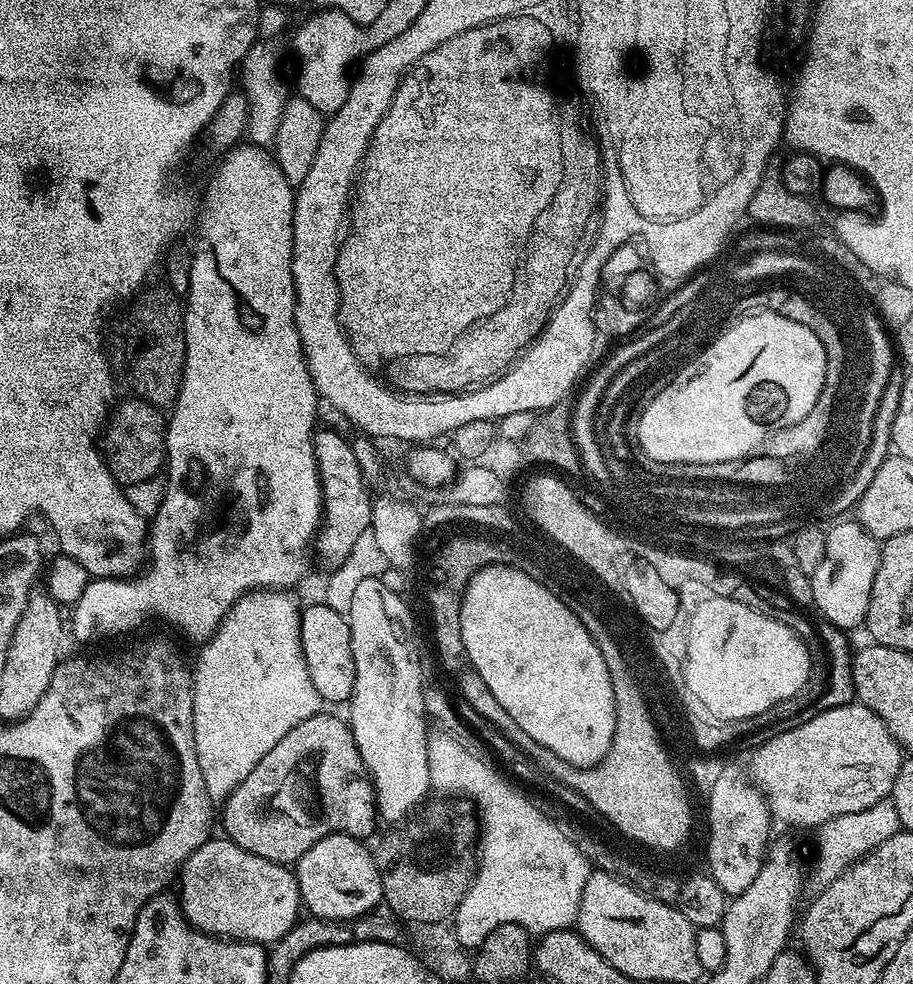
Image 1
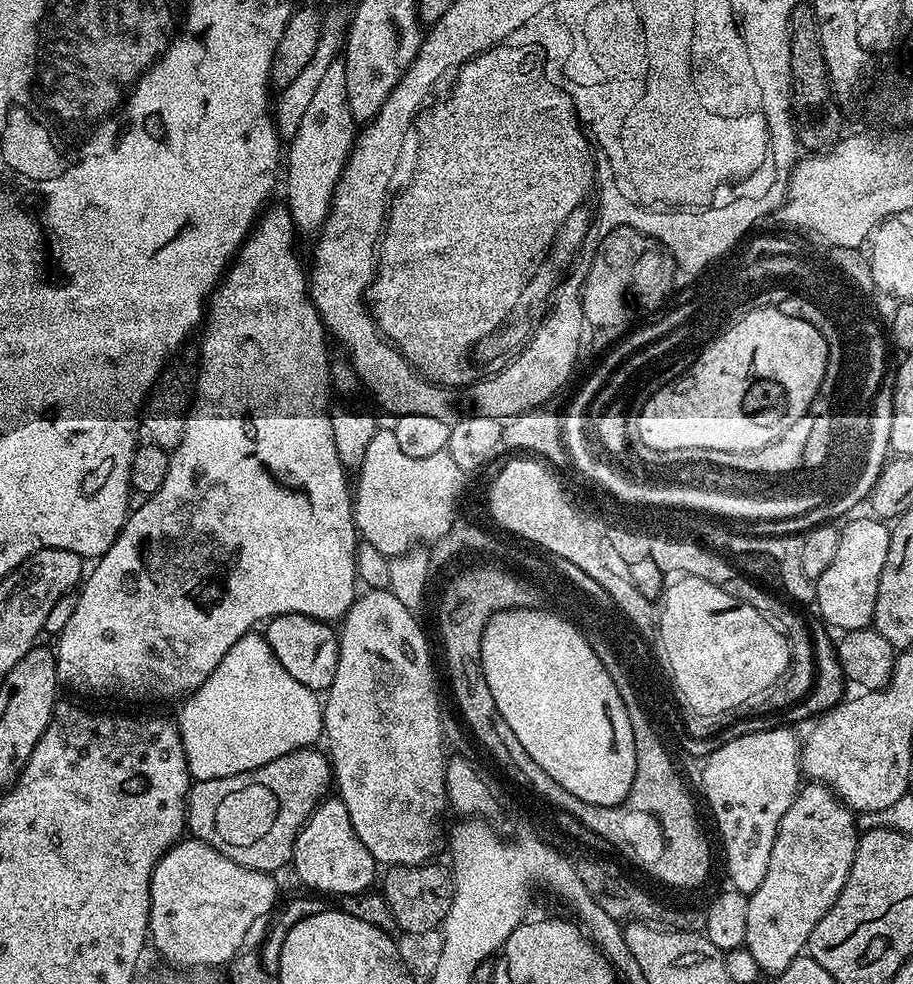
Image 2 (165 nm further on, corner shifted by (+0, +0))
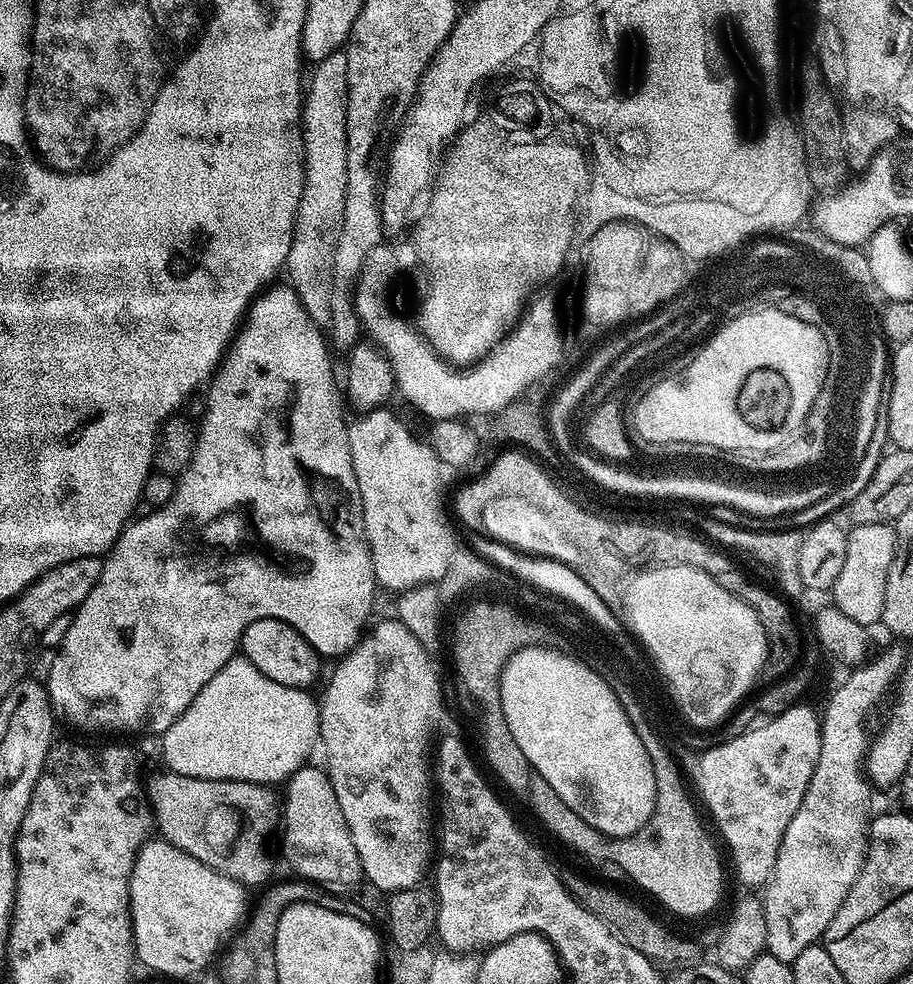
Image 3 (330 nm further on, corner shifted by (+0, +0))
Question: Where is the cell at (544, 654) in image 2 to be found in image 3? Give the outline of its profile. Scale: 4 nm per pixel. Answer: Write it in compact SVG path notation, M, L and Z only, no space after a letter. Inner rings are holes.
M552 646L545 648L521 648L519 652L508 660L508 665L504 668L504 673L500 679L500 701L506 722L510 726L510 734L514 734L514 742L518 742L522 754L526 754L528 763L532 766L532 771L539 779L544 780L578 814L591 828L596 828L603 836L613 838L623 838L641 832L647 825L644 823L644 816L652 816L656 809L656 779L654 778L654 766L650 762L650 754L640 737L632 731L630 719L626 716L626 710L614 694L611 686L600 676L600 674L587 663L585 665L580 660L575 660L572 656L563 656L560 652L555 652Z

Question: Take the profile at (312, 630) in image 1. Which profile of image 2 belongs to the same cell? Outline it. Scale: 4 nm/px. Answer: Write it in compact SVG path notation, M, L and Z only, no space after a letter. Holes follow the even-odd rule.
M282 614L267 621L262 635L267 640L274 658L302 686L311 692L323 693L334 682L334 674L338 670L338 654L340 653L340 637L331 623L315 620L302 614Z

